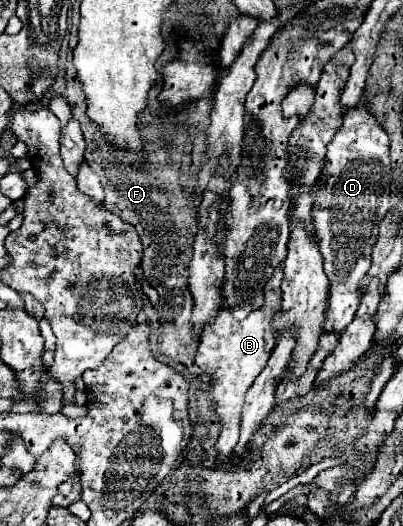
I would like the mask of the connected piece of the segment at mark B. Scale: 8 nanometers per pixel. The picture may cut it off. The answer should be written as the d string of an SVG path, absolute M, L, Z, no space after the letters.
M283 267L275 269L273 277L265 283L263 305L259 309L251 311L243 321L237 321L233 317L231 307L223 301L215 319L203 327L195 361L213 379L211 399L217 405L217 415L223 425L223 431L215 445L221 457L229 457L229 453L235 449L235 445L239 441L239 433L241 433L241 411L245 405L245 395L273 353L277 333L271 323L273 323L275 313L281 313L281 301L283 301L281 299L281 281L283 281Z

